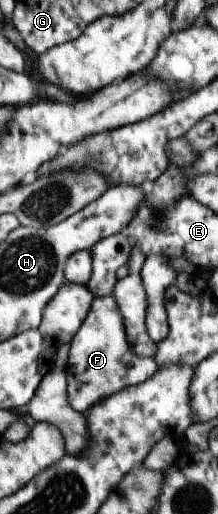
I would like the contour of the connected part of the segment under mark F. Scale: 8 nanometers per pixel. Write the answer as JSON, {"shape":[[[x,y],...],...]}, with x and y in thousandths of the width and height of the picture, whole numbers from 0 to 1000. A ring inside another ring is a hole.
{"shape":[[[514,574],[422,584],[404,613],[312,671],[303,710],[317,714],[321,726],[294,728],[307,733],[303,761],[317,790],[353,802],[390,802],[440,782],[472,778],[486,770],[541,765],[560,755],[661,745],[716,722],[720,712],[697,696],[633,695],[596,683],[569,630]]]}

